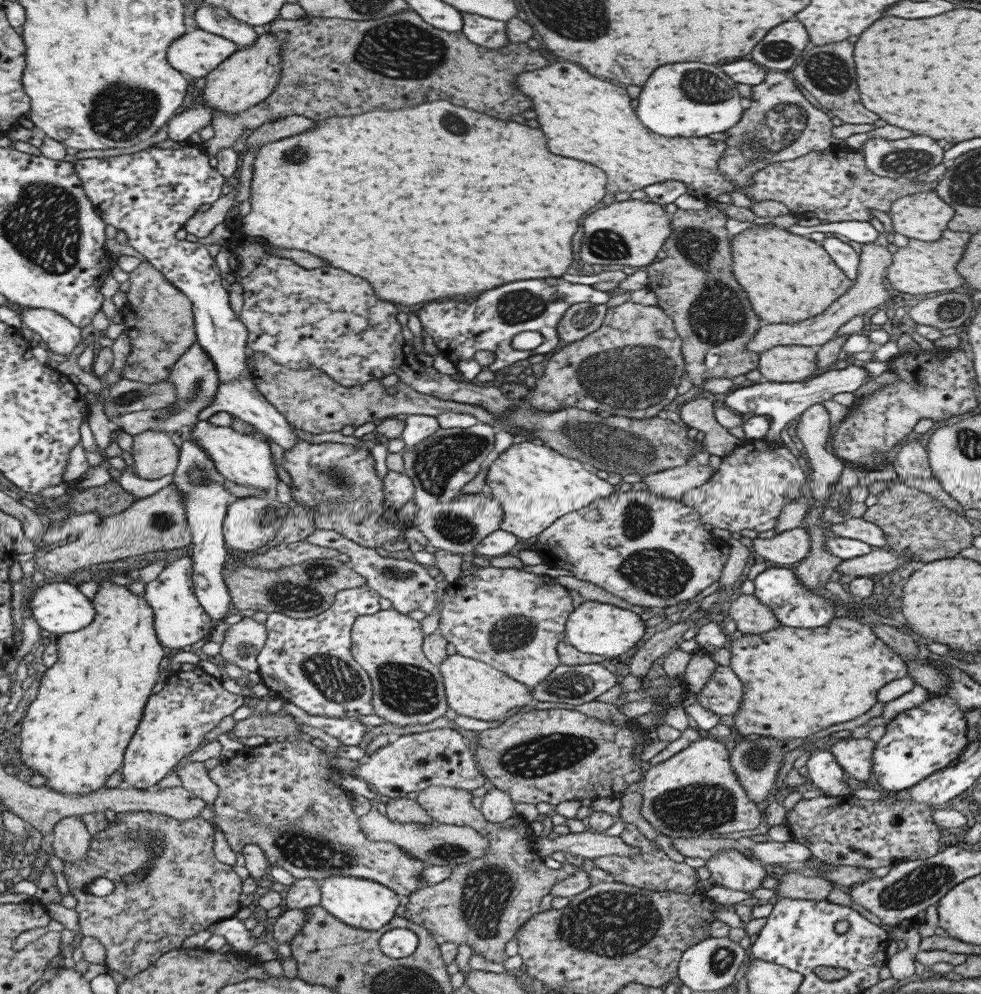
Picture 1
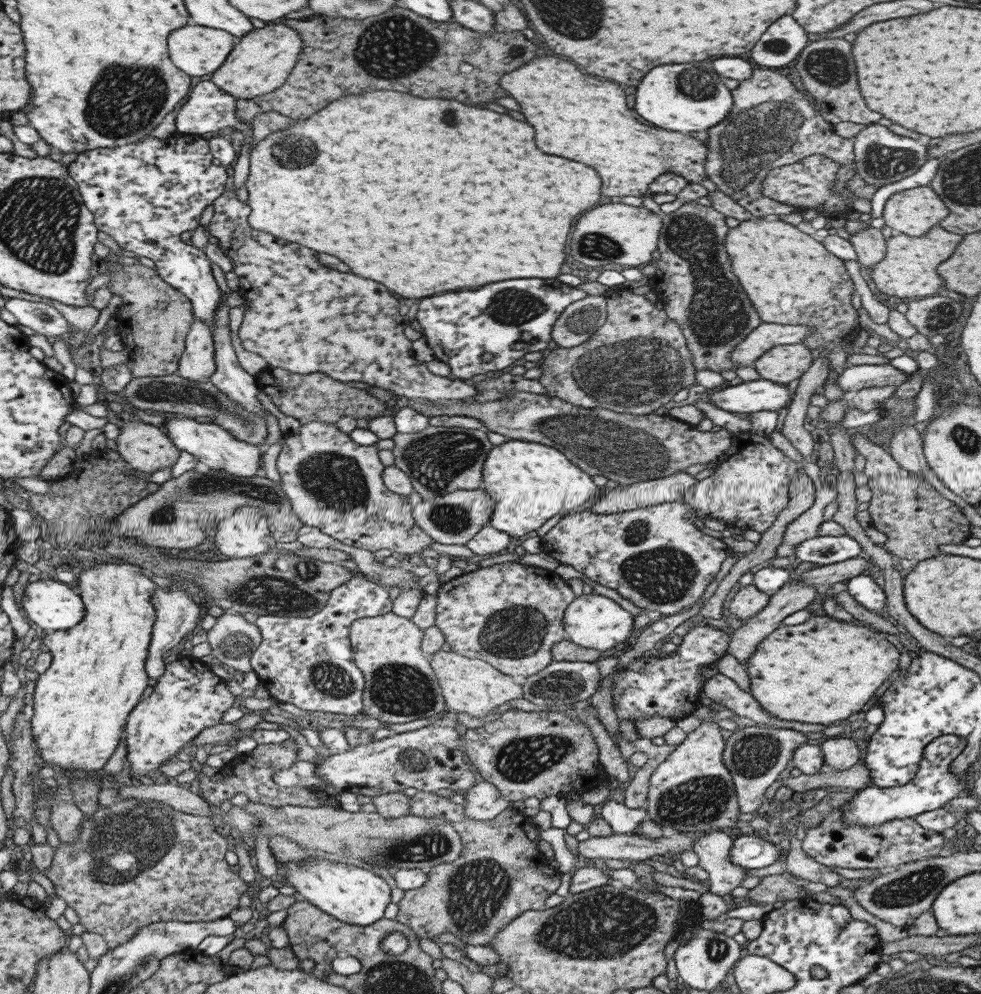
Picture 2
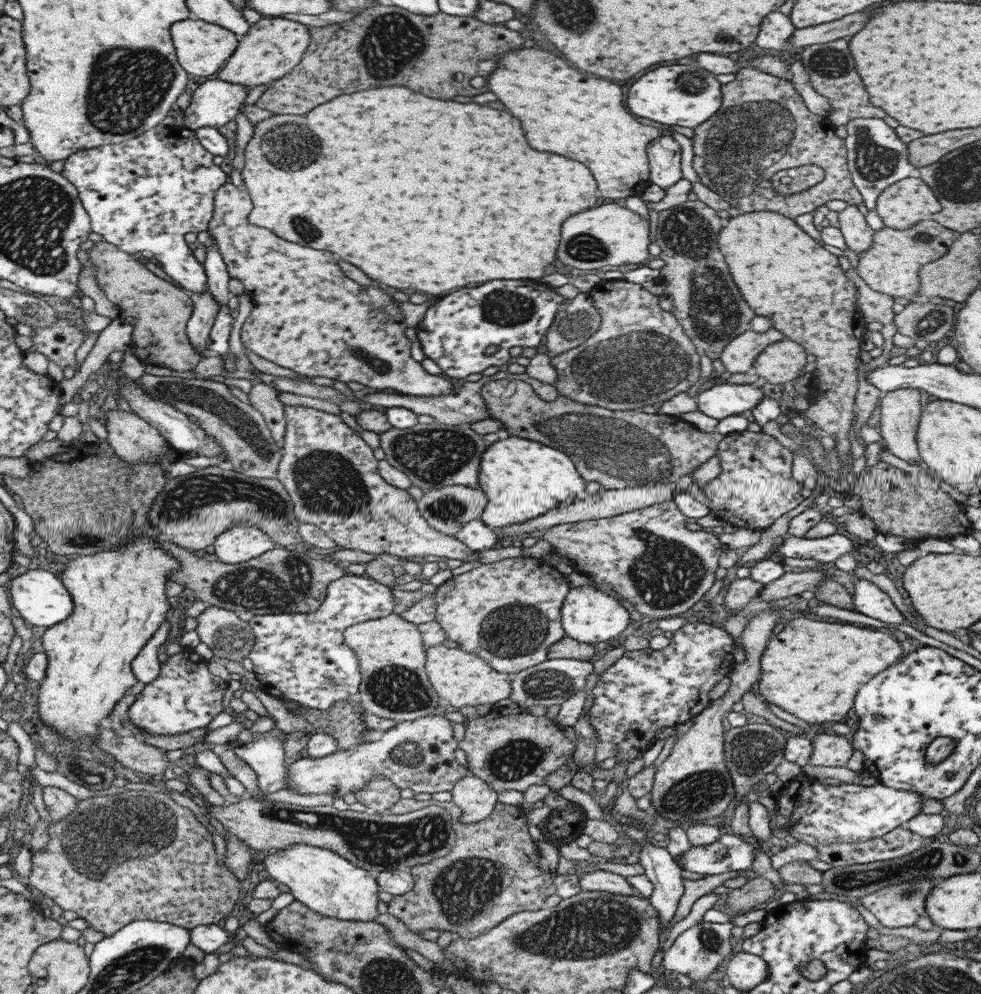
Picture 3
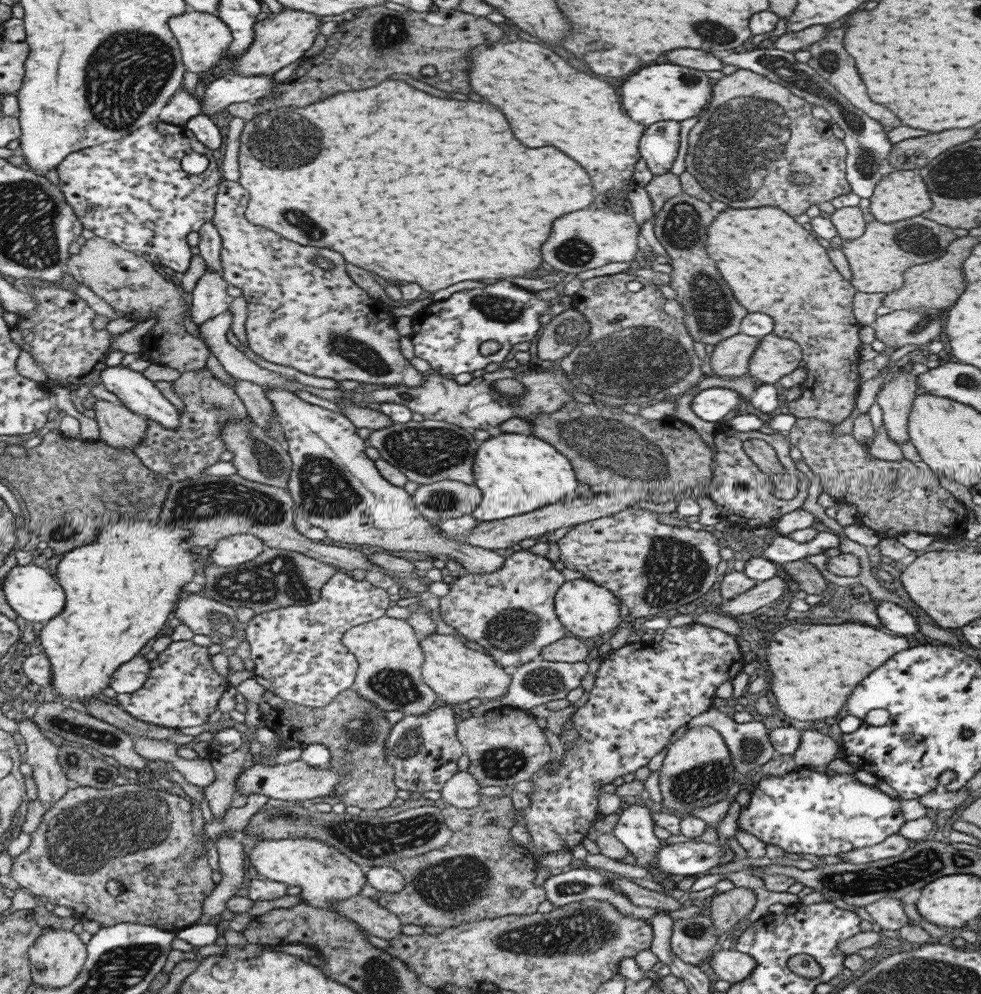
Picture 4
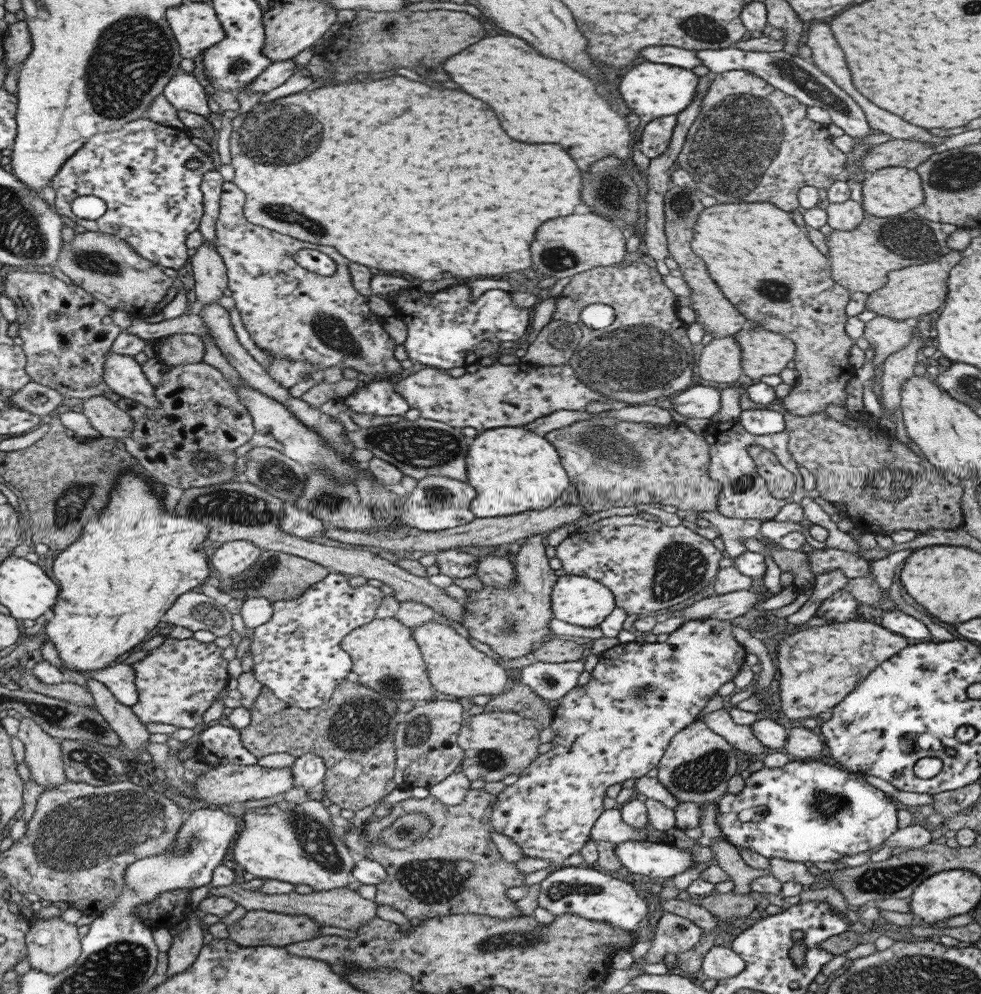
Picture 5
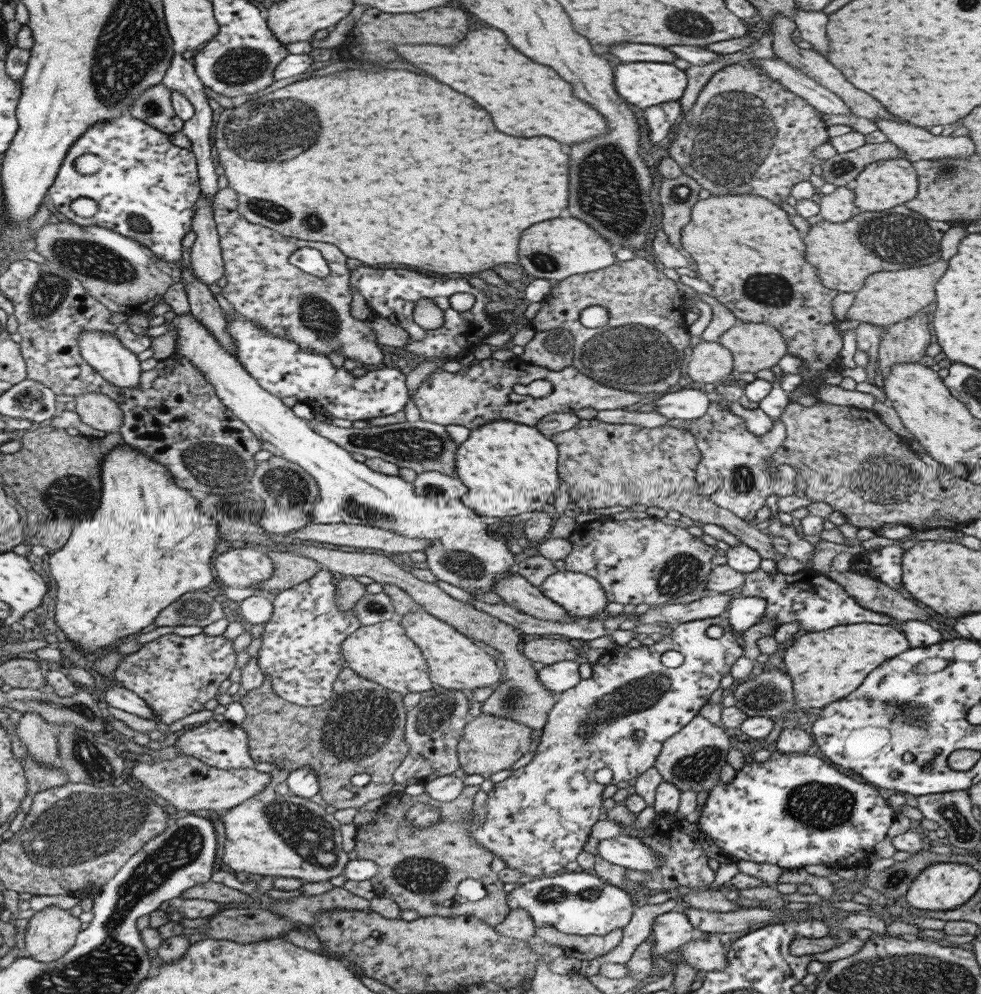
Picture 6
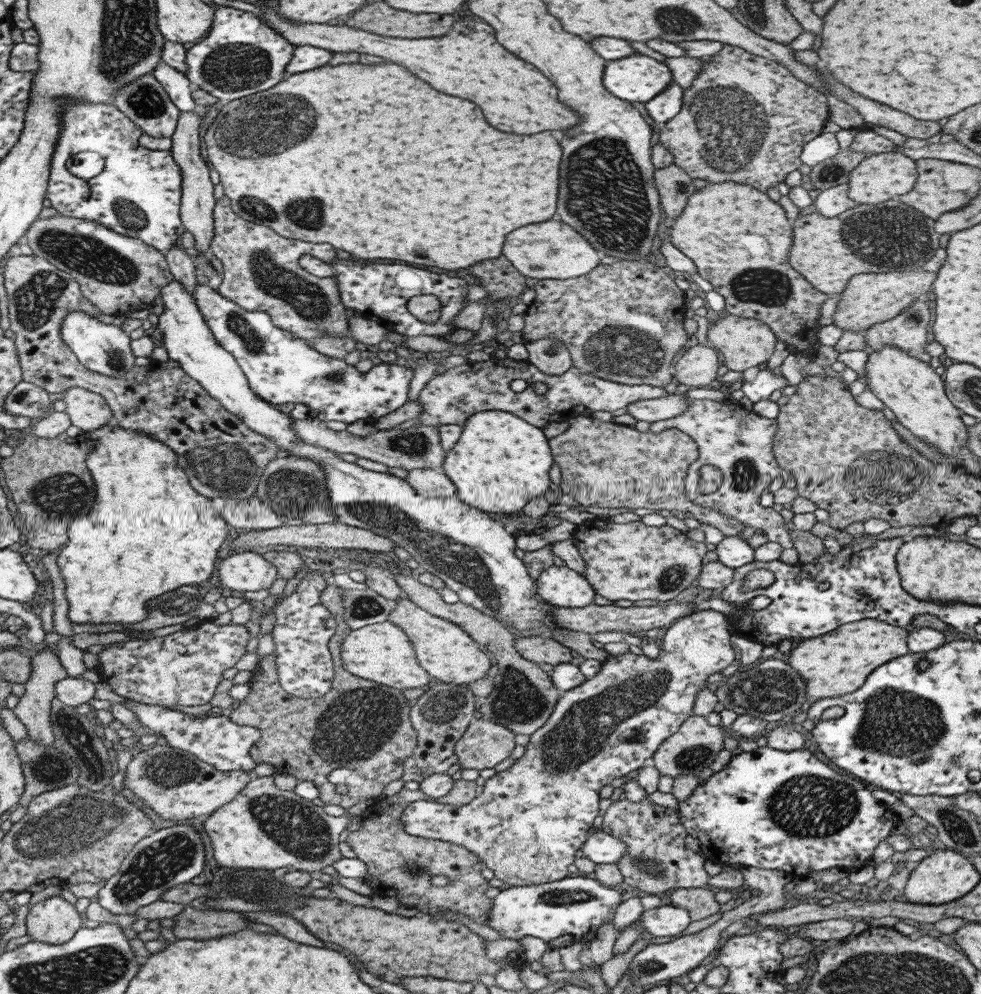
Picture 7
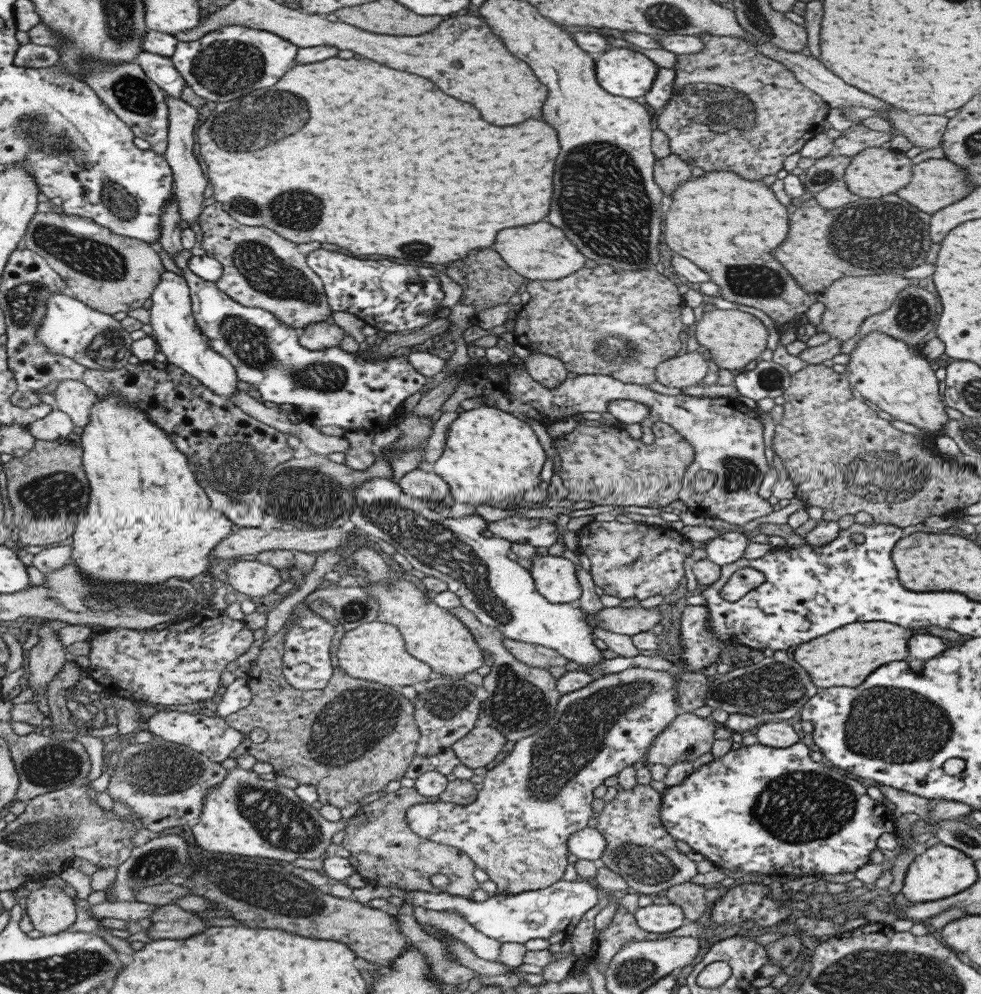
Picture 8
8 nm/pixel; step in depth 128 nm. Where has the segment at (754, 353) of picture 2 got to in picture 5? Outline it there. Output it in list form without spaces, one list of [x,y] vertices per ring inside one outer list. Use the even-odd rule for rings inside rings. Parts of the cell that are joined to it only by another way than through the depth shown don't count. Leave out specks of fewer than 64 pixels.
[[[733,336],[716,338],[703,346],[697,376],[701,381],[743,383],[741,349]]]

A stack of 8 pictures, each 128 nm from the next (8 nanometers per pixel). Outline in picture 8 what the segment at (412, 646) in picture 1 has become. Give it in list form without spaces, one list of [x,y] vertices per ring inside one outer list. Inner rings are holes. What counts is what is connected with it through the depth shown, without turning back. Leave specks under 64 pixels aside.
[[[366,622],[345,631],[337,646],[338,666],[342,671],[354,679],[376,682],[383,686],[398,689],[411,686],[415,682],[423,682],[431,674],[430,666],[413,658],[403,647],[398,630],[384,622]]]

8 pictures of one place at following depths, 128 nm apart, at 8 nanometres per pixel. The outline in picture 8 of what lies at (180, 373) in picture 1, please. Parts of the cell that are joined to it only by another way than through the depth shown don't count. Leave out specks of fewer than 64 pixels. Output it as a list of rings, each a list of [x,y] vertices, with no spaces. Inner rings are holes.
[[[169,95],[164,96],[164,101],[167,107],[168,132],[166,149],[162,157],[171,169],[173,192],[178,202],[180,220],[186,226],[189,222],[196,222],[202,209],[203,190],[207,186],[206,177],[193,157],[193,144],[195,144],[193,143],[193,130],[197,124],[197,108]]]

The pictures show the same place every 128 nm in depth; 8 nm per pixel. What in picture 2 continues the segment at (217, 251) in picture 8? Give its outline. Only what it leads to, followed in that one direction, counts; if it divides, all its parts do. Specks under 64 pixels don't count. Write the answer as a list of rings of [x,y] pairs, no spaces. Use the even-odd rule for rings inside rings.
[[[224,190],[219,197],[217,197],[211,203],[213,208],[213,214],[207,225],[208,234],[217,238],[218,247],[221,252],[229,258],[232,262],[231,272],[237,275],[239,280],[238,291],[243,299],[243,305],[245,310],[242,316],[242,321],[239,326],[239,340],[241,346],[245,351],[255,352],[267,363],[268,367],[276,367],[292,374],[305,375],[310,373],[322,373],[328,378],[341,383],[361,382],[369,384],[369,386],[382,388],[383,390],[394,393],[395,395],[405,397],[406,399],[419,399],[433,402],[445,402],[445,401],[467,401],[467,398],[472,399],[477,391],[469,381],[454,379],[450,376],[441,378],[441,376],[435,376],[427,370],[423,362],[417,362],[412,355],[411,342],[403,335],[403,327],[406,323],[405,317],[399,315],[397,311],[399,308],[399,302],[385,290],[385,286],[377,284],[377,282],[371,282],[371,280],[365,280],[365,278],[359,278],[359,276],[353,276],[353,274],[341,274],[337,270],[331,270],[331,268],[325,268],[319,264],[318,258],[315,256],[315,252],[303,248],[303,246],[295,244],[294,242],[287,242],[286,240],[275,238],[268,232],[255,230],[248,225],[247,217],[250,213],[250,208],[246,202],[240,202],[235,193],[230,190]]]

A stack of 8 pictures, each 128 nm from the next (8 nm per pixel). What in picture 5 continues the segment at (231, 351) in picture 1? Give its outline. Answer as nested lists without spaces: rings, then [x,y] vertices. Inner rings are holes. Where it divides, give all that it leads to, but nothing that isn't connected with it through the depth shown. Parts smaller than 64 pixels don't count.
[[[145,117],[138,118],[139,120],[133,120],[133,122],[127,122],[125,126],[109,131],[94,134],[92,137],[89,137],[65,162],[60,166],[60,169],[55,173],[55,176],[50,180],[49,184],[51,188],[53,188],[55,192],[54,202],[52,208],[58,214],[62,216],[69,217],[75,224],[79,224],[79,226],[83,226],[87,231],[97,231],[103,234],[110,234],[114,237],[120,238],[122,241],[125,241],[135,253],[147,260],[153,262],[158,267],[162,268],[164,271],[169,273],[174,273],[175,270],[181,268],[187,260],[189,260],[189,256],[187,255],[187,247],[184,245],[187,234],[193,232],[194,230],[198,230],[198,222],[201,218],[203,212],[203,205],[201,204],[202,192],[200,189],[200,182],[202,179],[202,174],[207,172],[208,170],[213,169],[213,165],[211,164],[211,157],[204,154],[204,151],[201,151],[197,146],[193,145],[189,139],[191,135],[189,135],[189,131],[185,131],[184,129],[177,129],[171,127],[165,127],[159,125],[157,123],[153,123],[149,120],[146,120]],[[190,158],[196,158],[198,162],[197,168],[190,169],[186,167],[186,162]],[[93,195],[97,198],[103,200],[106,204],[106,211],[95,220],[83,220],[81,218],[77,218],[70,210],[69,204],[76,196],[89,196]]]

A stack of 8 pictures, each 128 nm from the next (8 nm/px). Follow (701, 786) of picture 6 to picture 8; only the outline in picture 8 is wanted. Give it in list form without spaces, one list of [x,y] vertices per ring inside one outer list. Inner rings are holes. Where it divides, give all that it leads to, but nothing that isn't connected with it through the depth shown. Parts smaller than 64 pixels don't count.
[[[681,711],[668,727],[654,736],[645,760],[666,768],[679,761],[691,763],[710,750],[715,740],[714,729],[715,724],[710,719]]]

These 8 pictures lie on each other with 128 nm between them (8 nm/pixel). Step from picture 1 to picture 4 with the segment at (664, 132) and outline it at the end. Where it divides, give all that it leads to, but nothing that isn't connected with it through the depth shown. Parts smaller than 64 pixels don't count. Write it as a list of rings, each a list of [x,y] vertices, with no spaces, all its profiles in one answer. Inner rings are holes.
[[[655,64],[641,68],[639,72],[626,78],[619,86],[619,96],[632,122],[645,127],[665,120],[680,123],[697,115],[709,102],[711,86],[708,79],[701,70],[683,68],[675,64]]]

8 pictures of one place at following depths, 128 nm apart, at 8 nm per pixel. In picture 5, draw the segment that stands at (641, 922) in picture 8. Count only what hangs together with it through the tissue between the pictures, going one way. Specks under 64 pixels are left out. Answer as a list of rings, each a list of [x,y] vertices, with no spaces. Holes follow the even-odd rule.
[[[663,913],[650,937],[651,946],[645,954],[644,962],[639,964],[634,961],[627,968],[638,968],[646,974],[665,975],[671,969],[662,962],[663,957],[690,950],[702,933],[703,930],[690,920],[671,913]]]

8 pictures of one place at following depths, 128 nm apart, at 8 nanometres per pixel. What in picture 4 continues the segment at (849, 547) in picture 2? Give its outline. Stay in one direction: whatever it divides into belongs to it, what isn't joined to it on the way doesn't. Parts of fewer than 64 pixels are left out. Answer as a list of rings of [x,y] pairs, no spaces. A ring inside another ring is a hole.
[[[819,531],[809,542],[795,542],[787,535],[778,534],[763,548],[762,557],[776,563],[790,563],[807,555],[821,554],[826,548],[839,546],[837,535]]]

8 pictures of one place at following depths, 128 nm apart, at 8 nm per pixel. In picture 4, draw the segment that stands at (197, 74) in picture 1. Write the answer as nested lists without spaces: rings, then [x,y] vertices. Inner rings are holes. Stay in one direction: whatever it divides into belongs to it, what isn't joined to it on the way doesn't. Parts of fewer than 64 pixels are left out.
[[[189,6],[187,8],[183,14],[168,18],[168,27],[174,36],[174,40],[178,42],[184,70],[199,75],[217,65],[217,61],[232,38],[229,28],[217,14],[194,11]]]

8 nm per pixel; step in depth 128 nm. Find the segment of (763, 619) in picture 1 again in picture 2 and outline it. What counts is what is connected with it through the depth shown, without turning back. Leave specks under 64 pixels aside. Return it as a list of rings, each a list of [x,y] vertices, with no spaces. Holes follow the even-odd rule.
[[[753,583],[740,586],[735,595],[727,601],[727,610],[730,617],[743,620],[743,623],[767,606],[768,597],[764,592],[758,591]]]

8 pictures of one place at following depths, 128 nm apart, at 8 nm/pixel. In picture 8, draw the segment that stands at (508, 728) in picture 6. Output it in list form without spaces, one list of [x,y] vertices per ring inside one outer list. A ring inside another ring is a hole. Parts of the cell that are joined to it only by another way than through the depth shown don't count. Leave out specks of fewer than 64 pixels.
[[[492,726],[473,727],[464,737],[452,744],[459,764],[467,768],[481,768],[501,752],[506,738]]]

